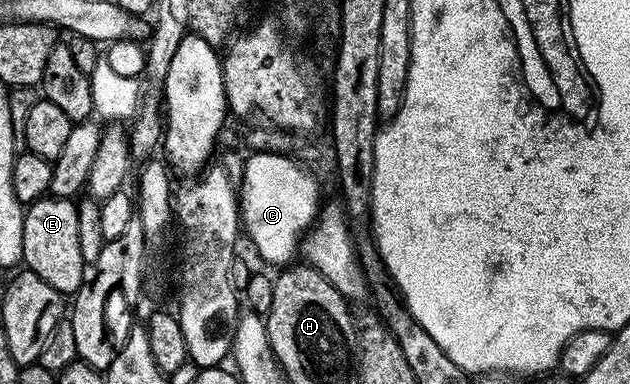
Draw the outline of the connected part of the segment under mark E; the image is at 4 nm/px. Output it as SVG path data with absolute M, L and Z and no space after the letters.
M51 196L39 198L24 211L23 265L42 276L50 288L65 296L75 295L86 280L86 263L79 244L78 216L77 203L73 199Z

